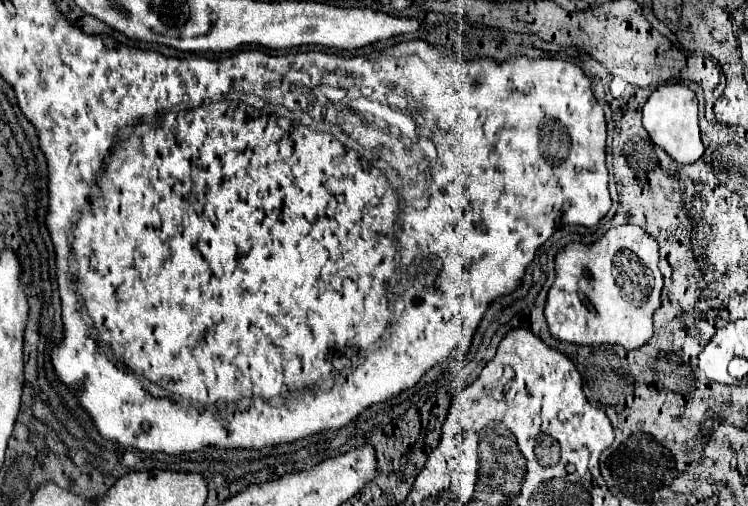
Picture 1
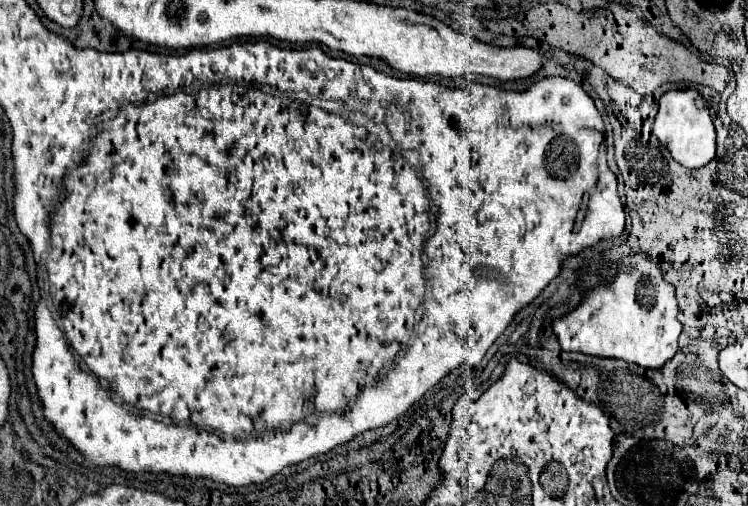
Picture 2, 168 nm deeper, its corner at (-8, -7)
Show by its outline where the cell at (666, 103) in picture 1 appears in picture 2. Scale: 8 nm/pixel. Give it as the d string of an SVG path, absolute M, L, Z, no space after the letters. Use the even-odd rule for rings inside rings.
M696 89L664 93L660 97L660 109L652 129L660 143L668 147L672 157L688 169L704 167L716 155L716 129L710 117L710 107Z

